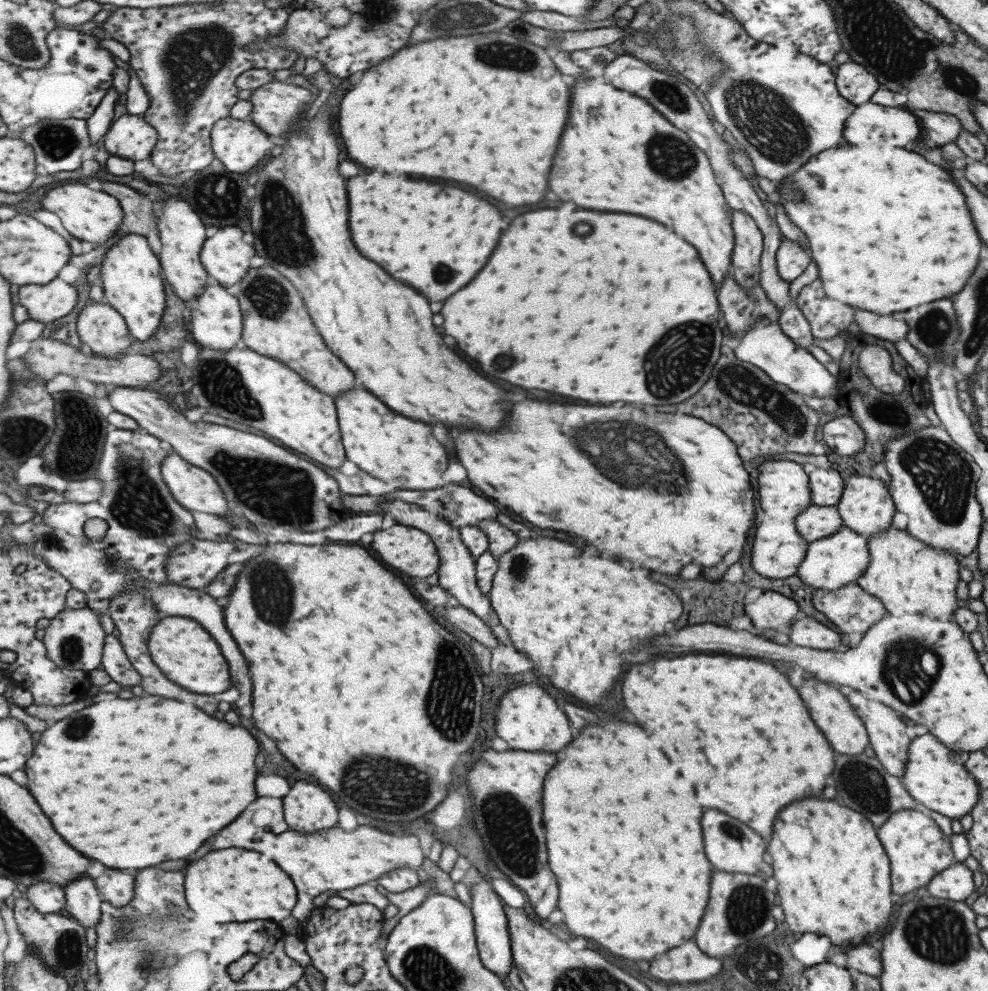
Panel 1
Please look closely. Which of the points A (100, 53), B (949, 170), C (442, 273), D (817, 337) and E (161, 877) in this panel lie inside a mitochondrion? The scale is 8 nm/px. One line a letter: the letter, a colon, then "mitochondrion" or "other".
A: other
B: other
C: mitochondrion
D: other
E: other

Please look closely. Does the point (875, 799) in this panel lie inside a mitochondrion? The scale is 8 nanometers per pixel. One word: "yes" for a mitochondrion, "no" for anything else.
yes

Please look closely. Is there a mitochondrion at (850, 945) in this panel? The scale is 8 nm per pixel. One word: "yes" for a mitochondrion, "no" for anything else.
no

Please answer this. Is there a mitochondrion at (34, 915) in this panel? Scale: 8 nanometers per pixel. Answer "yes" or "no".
no

